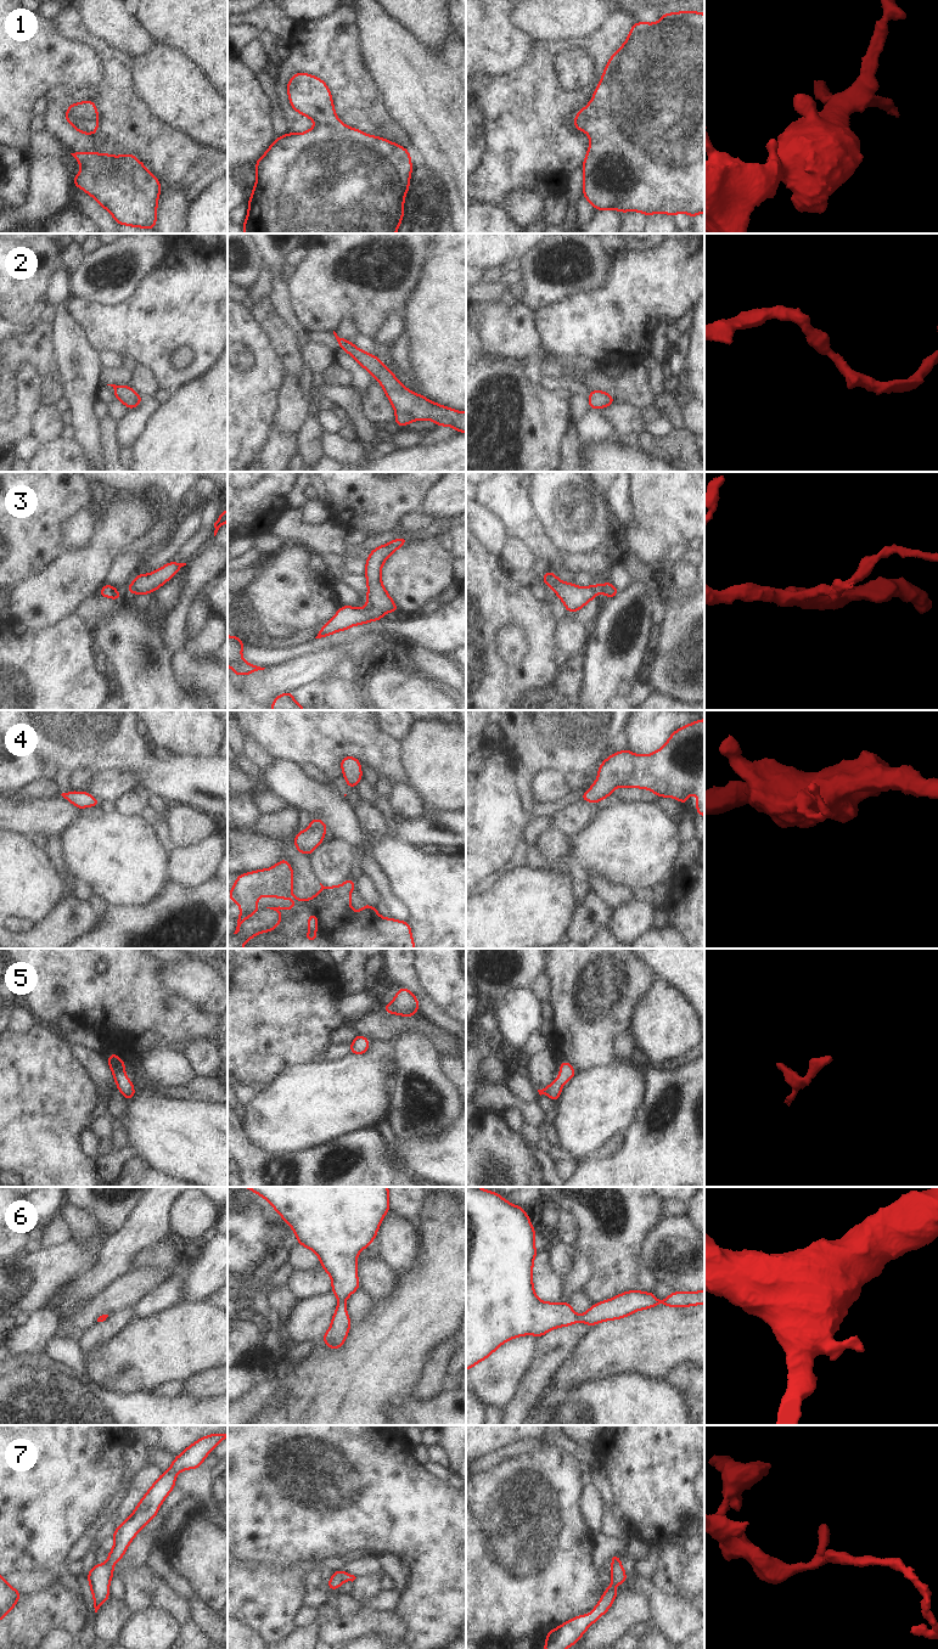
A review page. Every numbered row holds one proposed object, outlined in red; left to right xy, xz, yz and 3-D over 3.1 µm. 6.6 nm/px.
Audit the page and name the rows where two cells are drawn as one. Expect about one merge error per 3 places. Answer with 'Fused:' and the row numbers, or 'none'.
Fused: none

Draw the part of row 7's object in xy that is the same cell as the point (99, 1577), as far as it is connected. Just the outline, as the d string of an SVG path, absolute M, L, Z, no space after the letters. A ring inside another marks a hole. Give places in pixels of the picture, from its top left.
M228 1433L209 1434L185 1448L181 1454L174 1458L169 1470L162 1473L157 1481L148 1488L131 1515L114 1530L112 1535L114 1544L107 1555L107 1564L95 1564L88 1572L88 1581L94 1595L95 1613L109 1598L108 1586L114 1576L113 1565L122 1560L128 1546L139 1531L148 1521L155 1519L161 1504L175 1487L175 1476L182 1470L202 1467L203 1459L224 1439L228 1439Z

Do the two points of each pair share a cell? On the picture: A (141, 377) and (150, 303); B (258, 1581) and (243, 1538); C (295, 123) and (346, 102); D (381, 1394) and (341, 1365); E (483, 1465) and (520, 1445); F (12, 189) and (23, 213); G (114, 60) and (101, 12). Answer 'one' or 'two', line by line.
A: two
B: two
C: one
D: one
E: one
F: two
G: two

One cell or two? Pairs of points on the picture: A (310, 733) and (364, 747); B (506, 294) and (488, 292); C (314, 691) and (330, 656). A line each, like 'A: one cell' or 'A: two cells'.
A: one cell
B: one cell
C: two cells

